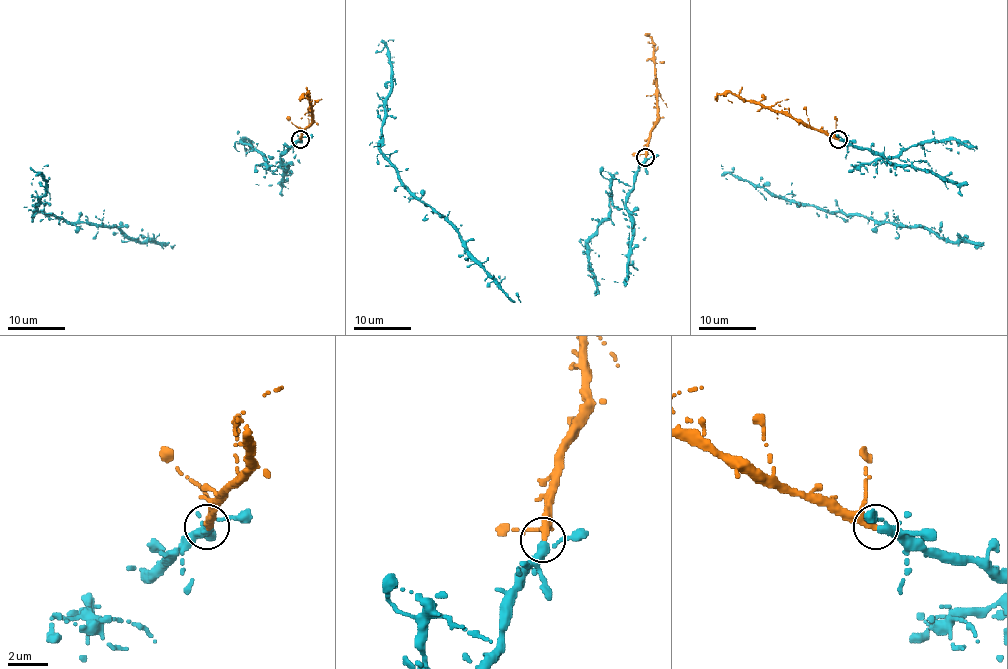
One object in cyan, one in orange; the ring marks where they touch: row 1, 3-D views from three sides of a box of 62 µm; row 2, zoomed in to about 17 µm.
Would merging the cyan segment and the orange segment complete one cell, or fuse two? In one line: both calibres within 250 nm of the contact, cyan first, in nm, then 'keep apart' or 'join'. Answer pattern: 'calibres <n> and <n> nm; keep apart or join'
calibres 320 and 400 nm; join

